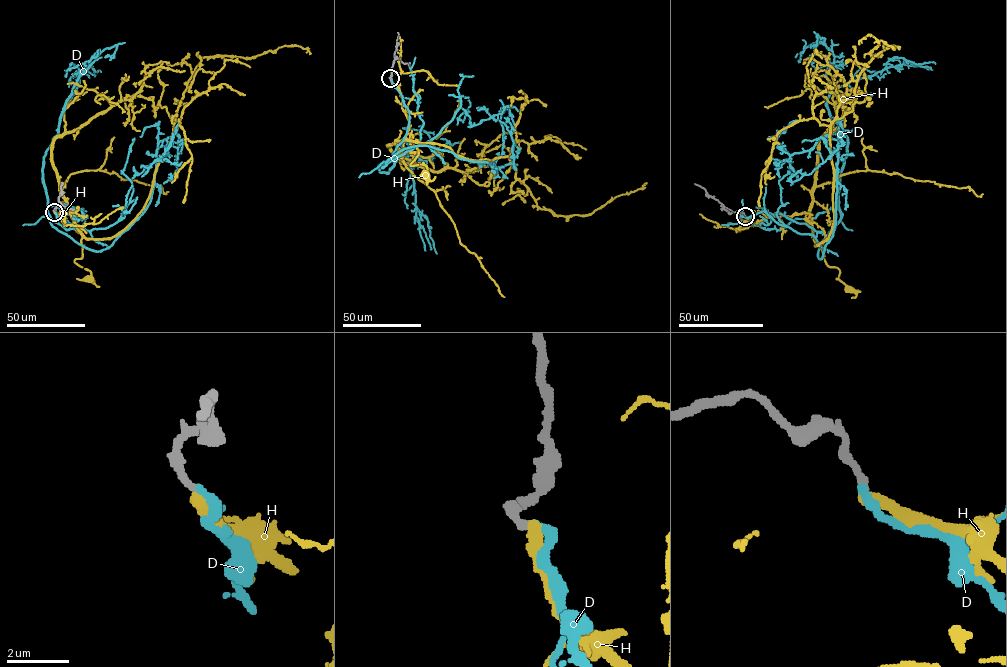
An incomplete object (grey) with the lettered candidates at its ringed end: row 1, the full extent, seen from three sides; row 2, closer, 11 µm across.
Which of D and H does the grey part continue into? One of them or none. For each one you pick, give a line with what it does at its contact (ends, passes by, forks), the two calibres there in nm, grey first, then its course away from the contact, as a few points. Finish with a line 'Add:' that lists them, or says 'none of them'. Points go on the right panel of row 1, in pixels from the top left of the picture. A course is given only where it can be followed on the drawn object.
D: it ends; calibres 260 and 320 nm; course (745, 216), (777, 230), (838, 209), (822, 257), (839, 142), (785, 153), (777, 136), (797, 120)
Add: D

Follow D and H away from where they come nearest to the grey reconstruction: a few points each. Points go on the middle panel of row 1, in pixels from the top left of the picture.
D: (391, 78), (409, 121), (384, 166), (418, 145), (493, 165), (502, 153), (506, 107), (514, 126)
H: (390, 78), (399, 90), (408, 121), (406, 137), (418, 144), (418, 155), (410, 165), (424, 164), (424, 174)

